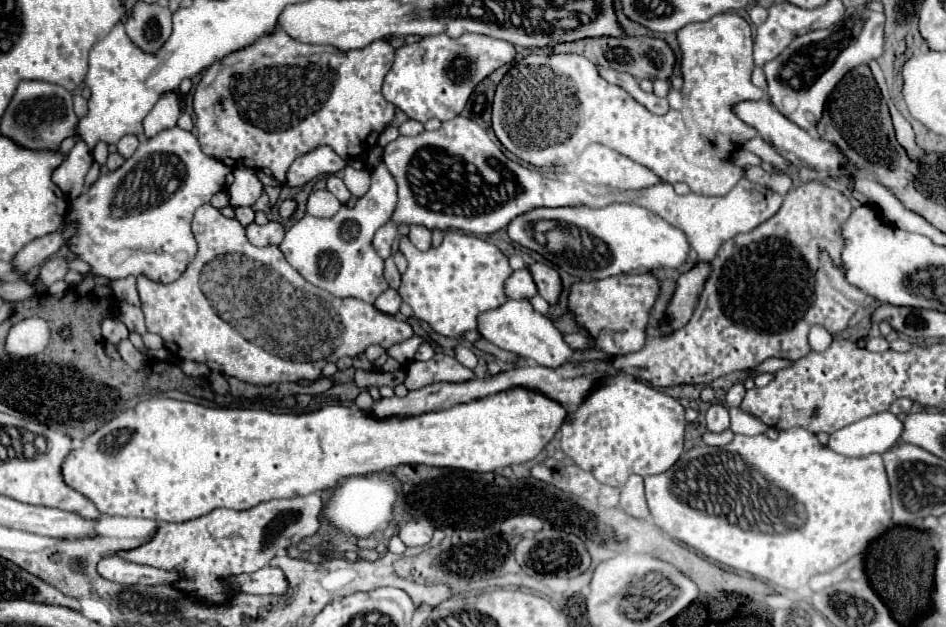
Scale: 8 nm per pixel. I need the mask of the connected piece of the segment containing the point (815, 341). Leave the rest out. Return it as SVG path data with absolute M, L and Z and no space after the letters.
M813 326L811 328L811 334L809 334L809 344L815 352L823 352L829 348L833 336L823 328L823 326Z

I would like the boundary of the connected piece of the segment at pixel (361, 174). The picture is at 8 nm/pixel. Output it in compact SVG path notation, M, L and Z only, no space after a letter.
M347 166L343 170L343 182L349 188L349 192L355 198L359 198L359 196L363 196L369 190L371 178L369 178L369 172L367 170L355 170L353 166Z

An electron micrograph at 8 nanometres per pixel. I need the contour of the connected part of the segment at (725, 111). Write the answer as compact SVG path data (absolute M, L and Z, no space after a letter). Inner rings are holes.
M735 12L717 14L707 22L687 24L677 32L681 48L681 76L683 76L683 102L693 120L711 136L723 138L715 158L731 160L731 154L743 142L757 136L757 130L739 120L733 106L743 100L763 100L765 92L751 84L753 72L753 36L749 24Z

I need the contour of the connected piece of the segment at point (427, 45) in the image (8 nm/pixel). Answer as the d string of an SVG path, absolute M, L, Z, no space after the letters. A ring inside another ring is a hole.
M447 34L429 36L397 48L395 62L383 82L383 98L411 120L425 124L429 118L437 118L445 122L461 114L471 90L475 90L483 78L493 70L511 64L515 56L513 44L481 34L463 34L457 40Z

